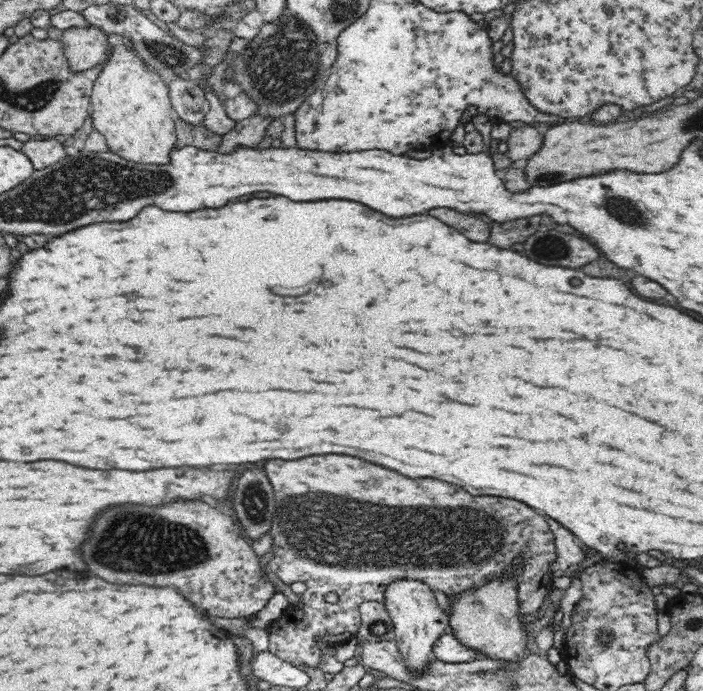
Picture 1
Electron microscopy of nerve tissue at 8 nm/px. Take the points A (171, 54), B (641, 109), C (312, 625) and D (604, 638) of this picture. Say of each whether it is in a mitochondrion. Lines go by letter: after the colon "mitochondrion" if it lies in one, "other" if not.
A: mitochondrion
B: other
C: other
D: mitochondrion

